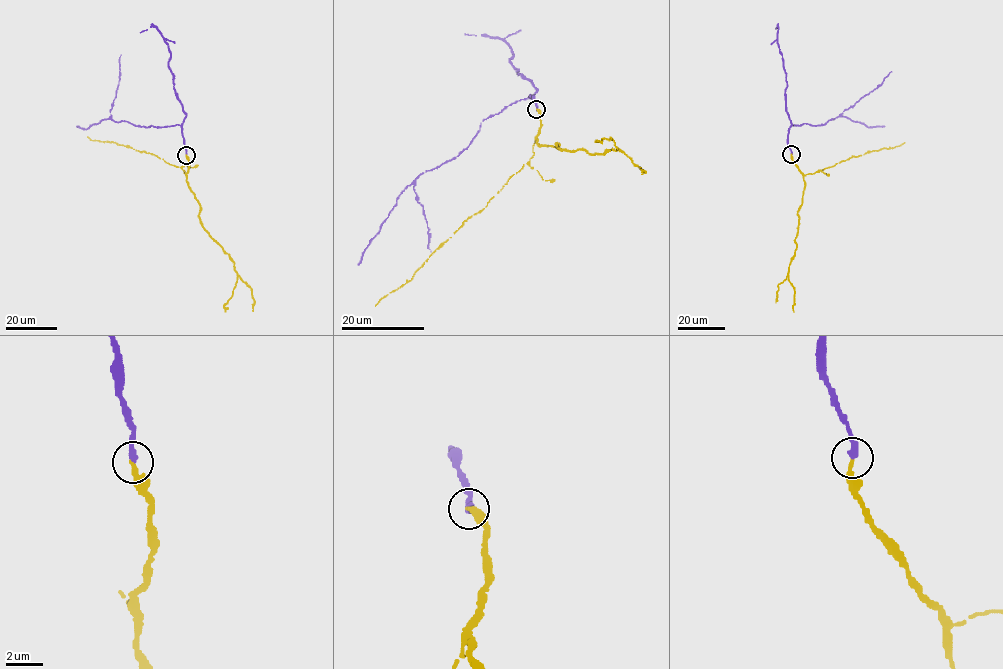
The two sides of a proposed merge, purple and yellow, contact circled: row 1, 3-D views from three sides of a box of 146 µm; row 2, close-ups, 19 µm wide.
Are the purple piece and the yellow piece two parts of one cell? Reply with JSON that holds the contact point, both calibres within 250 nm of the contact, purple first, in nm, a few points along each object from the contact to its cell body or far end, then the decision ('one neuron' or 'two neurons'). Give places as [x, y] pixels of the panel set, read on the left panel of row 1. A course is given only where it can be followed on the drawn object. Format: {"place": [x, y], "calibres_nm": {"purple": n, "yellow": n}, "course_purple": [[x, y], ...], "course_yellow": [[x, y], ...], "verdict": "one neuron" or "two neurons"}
{"place": [186, 155], "calibres_nm": {"purple": 380, "yellow": 240}, "course_purple": [[186, 154], [180, 125], [136, 126], [111, 119], [110, 111], [120, 79], [121, 55]], "course_yellow": [[186, 154], [188, 185], [200, 206], [201, 225], [227, 253], [234, 269], [251, 288], [254, 303], [252, 311]], "verdict": "one neuron"}

